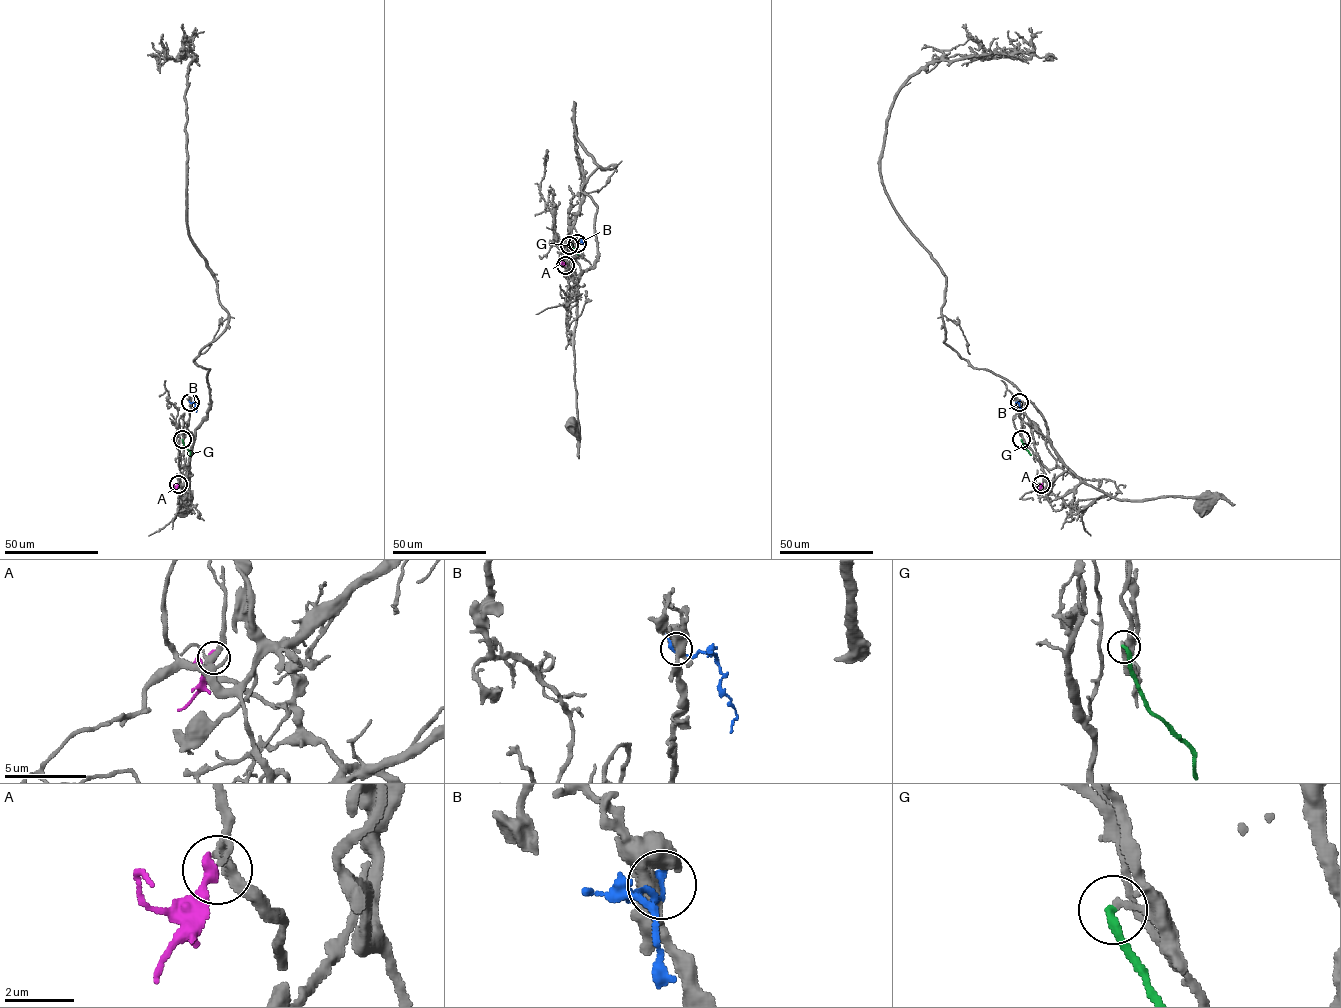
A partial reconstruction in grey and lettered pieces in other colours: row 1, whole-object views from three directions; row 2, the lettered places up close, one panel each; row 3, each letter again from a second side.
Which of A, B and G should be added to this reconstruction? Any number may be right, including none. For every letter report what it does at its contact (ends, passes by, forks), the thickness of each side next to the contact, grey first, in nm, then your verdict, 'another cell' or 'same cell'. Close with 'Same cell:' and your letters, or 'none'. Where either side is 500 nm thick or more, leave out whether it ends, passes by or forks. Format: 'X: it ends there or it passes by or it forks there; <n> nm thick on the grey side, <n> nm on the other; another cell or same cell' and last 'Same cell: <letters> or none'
A: it ends there; 320 nm thick on the grey side, 340 nm on the other; same cell
B: it ends there; 440 nm thick on the grey side, 280 nm on the other; another cell
G: it ends there; 190 nm thick on the grey side, 260 nm on the other; another cell
Same cell: A

